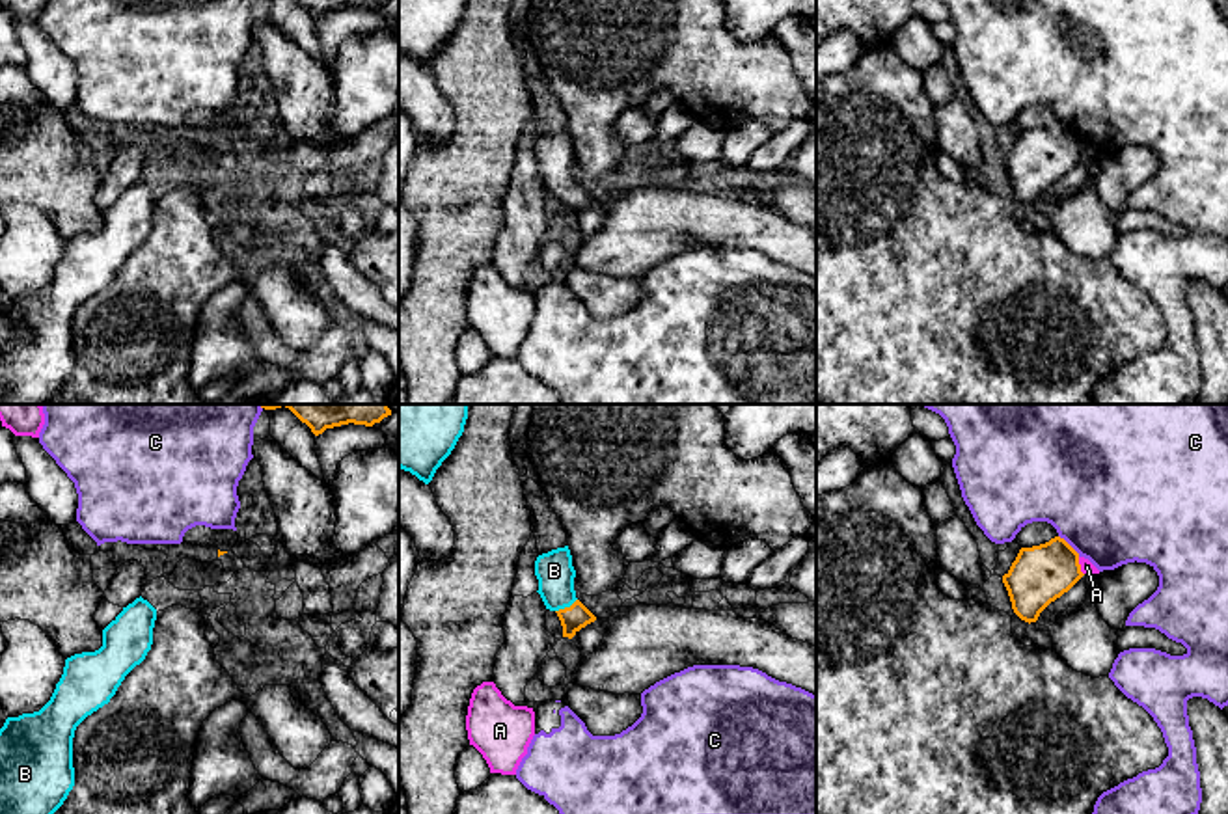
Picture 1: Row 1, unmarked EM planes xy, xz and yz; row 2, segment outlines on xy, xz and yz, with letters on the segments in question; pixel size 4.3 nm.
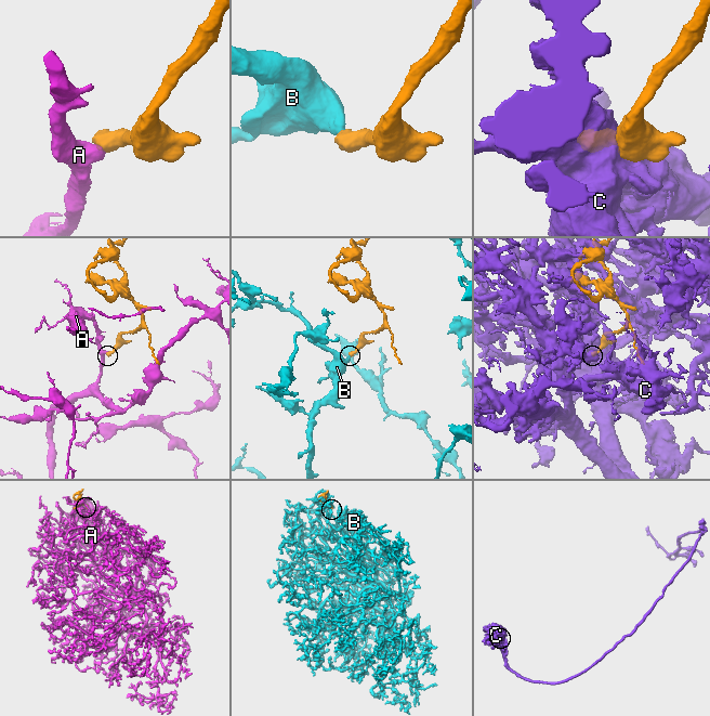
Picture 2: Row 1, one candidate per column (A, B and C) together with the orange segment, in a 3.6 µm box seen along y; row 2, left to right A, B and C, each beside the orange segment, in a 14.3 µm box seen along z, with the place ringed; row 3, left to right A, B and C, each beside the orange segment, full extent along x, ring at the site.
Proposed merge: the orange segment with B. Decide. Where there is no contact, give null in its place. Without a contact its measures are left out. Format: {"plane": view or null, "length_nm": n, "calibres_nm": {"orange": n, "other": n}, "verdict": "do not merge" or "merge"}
{"plane": "xz", "length_nm": 110, "calibres_nm": {"orange": 110, "other": 160}, "verdict": "merge"}

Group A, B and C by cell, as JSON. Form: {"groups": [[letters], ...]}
{"groups": [["A"], ["B"], ["C"]]}

